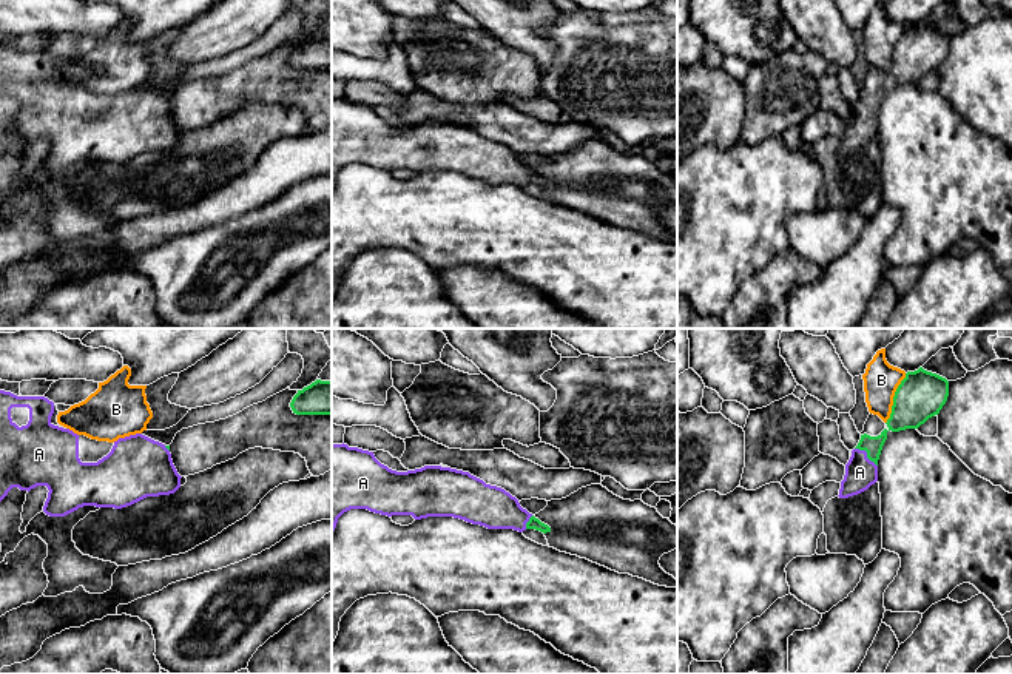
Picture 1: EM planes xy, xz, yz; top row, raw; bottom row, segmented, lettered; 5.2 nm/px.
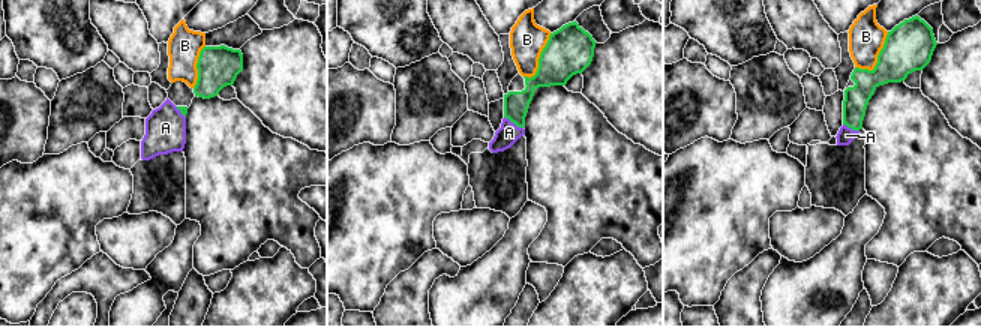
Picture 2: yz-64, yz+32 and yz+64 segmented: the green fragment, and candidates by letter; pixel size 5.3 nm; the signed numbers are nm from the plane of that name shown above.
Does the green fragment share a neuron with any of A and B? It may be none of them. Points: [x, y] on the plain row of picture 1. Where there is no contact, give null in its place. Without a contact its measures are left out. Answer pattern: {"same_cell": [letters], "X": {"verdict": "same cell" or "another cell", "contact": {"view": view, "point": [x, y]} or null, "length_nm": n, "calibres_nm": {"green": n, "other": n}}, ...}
{"same_cell": ["A"], "A": {"verdict": "same cell", "contact": {"view": "yz", "point": [867, 108]}, "length_nm": 160, "calibres_nm": {"green": 110, "other": 160}}, "B": {"verdict": "another cell", "contact": {"view": "yz", "point": [893, 53]}, "length_nm": 280, "calibres_nm": {"green": 240, "other": 190}}}

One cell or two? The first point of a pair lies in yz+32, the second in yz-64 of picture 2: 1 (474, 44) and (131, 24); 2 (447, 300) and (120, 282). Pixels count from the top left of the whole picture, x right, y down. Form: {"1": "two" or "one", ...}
{"1": "one", "2": "two"}

